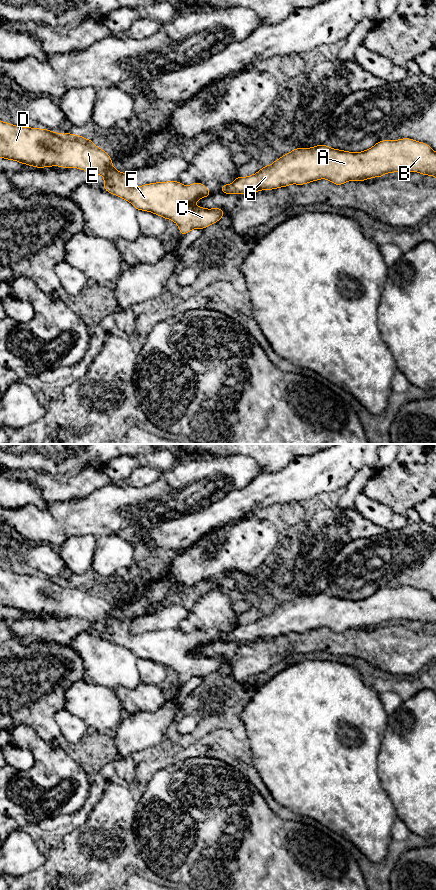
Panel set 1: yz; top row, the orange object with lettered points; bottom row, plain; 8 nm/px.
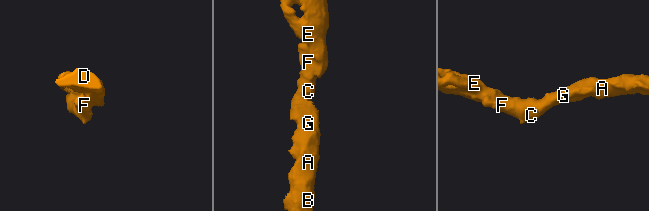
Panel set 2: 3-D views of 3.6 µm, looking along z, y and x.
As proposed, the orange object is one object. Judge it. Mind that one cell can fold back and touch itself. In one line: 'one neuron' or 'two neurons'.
one neuron

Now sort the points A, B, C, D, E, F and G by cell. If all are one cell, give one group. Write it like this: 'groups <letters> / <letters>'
groups A B C D E F G

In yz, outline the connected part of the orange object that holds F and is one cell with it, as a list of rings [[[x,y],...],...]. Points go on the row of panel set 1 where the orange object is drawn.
[[[0,121],[0,158],[18,161],[37,168],[60,166],[62,168],[78,168],[85,170],[91,176],[100,174],[104,177],[104,189],[130,202],[137,210],[148,211],[163,218],[174,221],[181,236],[192,229],[204,229],[223,216],[220,208],[206,209],[197,207],[195,203],[212,193],[199,182],[183,185],[179,181],[156,182],[139,187],[130,185],[130,174],[116,170],[112,165],[112,158],[97,147],[90,139],[71,133],[61,134],[47,129],[15,126]]]

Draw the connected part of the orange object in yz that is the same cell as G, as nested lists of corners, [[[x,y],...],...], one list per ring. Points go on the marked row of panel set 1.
[[[410,138],[383,140],[370,149],[354,153],[317,145],[311,148],[295,148],[269,166],[263,166],[257,173],[248,177],[238,176],[233,183],[222,185],[225,194],[253,194],[260,190],[272,190],[291,184],[304,185],[320,179],[327,179],[335,185],[348,181],[365,181],[382,177],[393,172],[419,172],[436,178],[436,152],[426,143]]]

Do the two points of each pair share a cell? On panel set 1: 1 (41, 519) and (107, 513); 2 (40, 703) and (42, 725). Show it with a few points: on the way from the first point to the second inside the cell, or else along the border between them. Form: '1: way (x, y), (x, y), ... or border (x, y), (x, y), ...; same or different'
1: way (57, 519), (91, 515); same
2: way (40, 708), (42, 720); same

